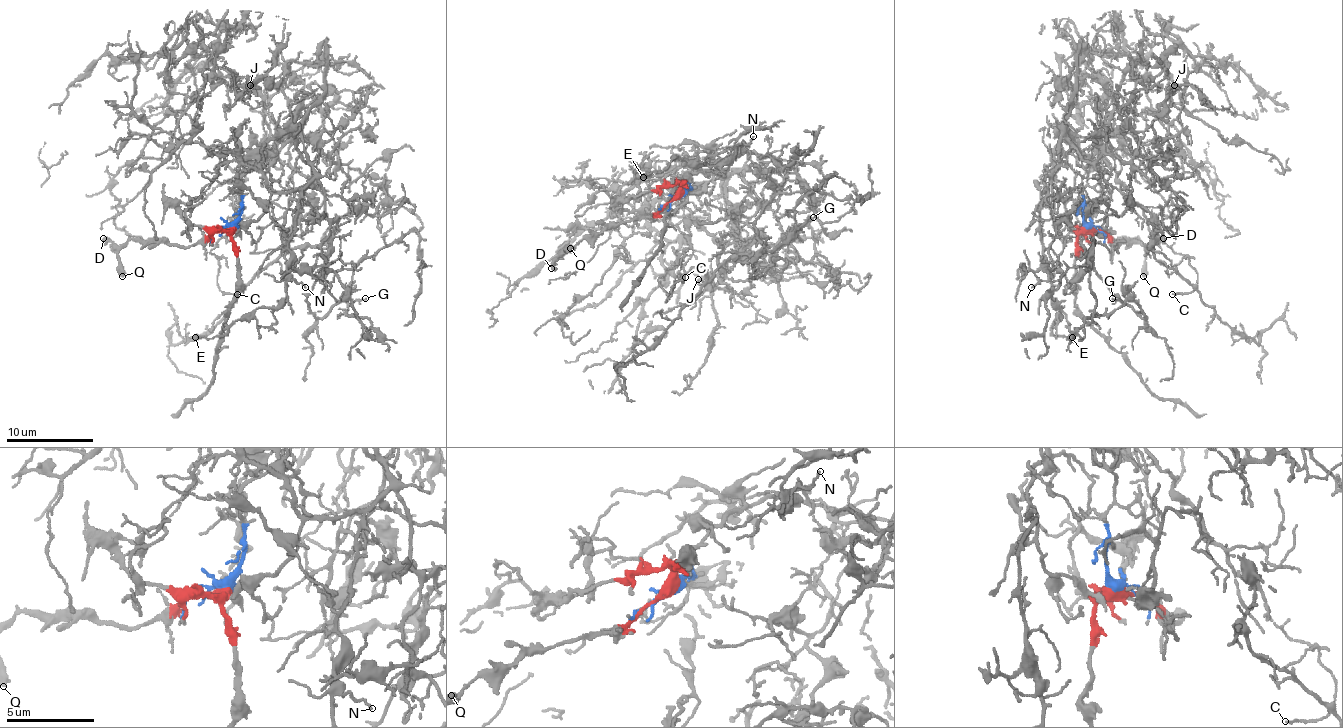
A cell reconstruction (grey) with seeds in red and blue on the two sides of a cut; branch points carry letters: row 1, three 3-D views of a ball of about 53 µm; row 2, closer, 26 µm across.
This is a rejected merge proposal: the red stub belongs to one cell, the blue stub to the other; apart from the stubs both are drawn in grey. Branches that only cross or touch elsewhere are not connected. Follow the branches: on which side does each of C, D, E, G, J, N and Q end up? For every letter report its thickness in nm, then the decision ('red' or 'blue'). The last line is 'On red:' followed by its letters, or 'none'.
C: 110 nm thick; blue
D: 460 nm thick; red
E: 180 nm thick; blue
G: 70 nm thick; blue
J: 360 nm thick; blue
N: 110 nm thick; blue
Q: 440 nm thick; red
On red: D, Q

